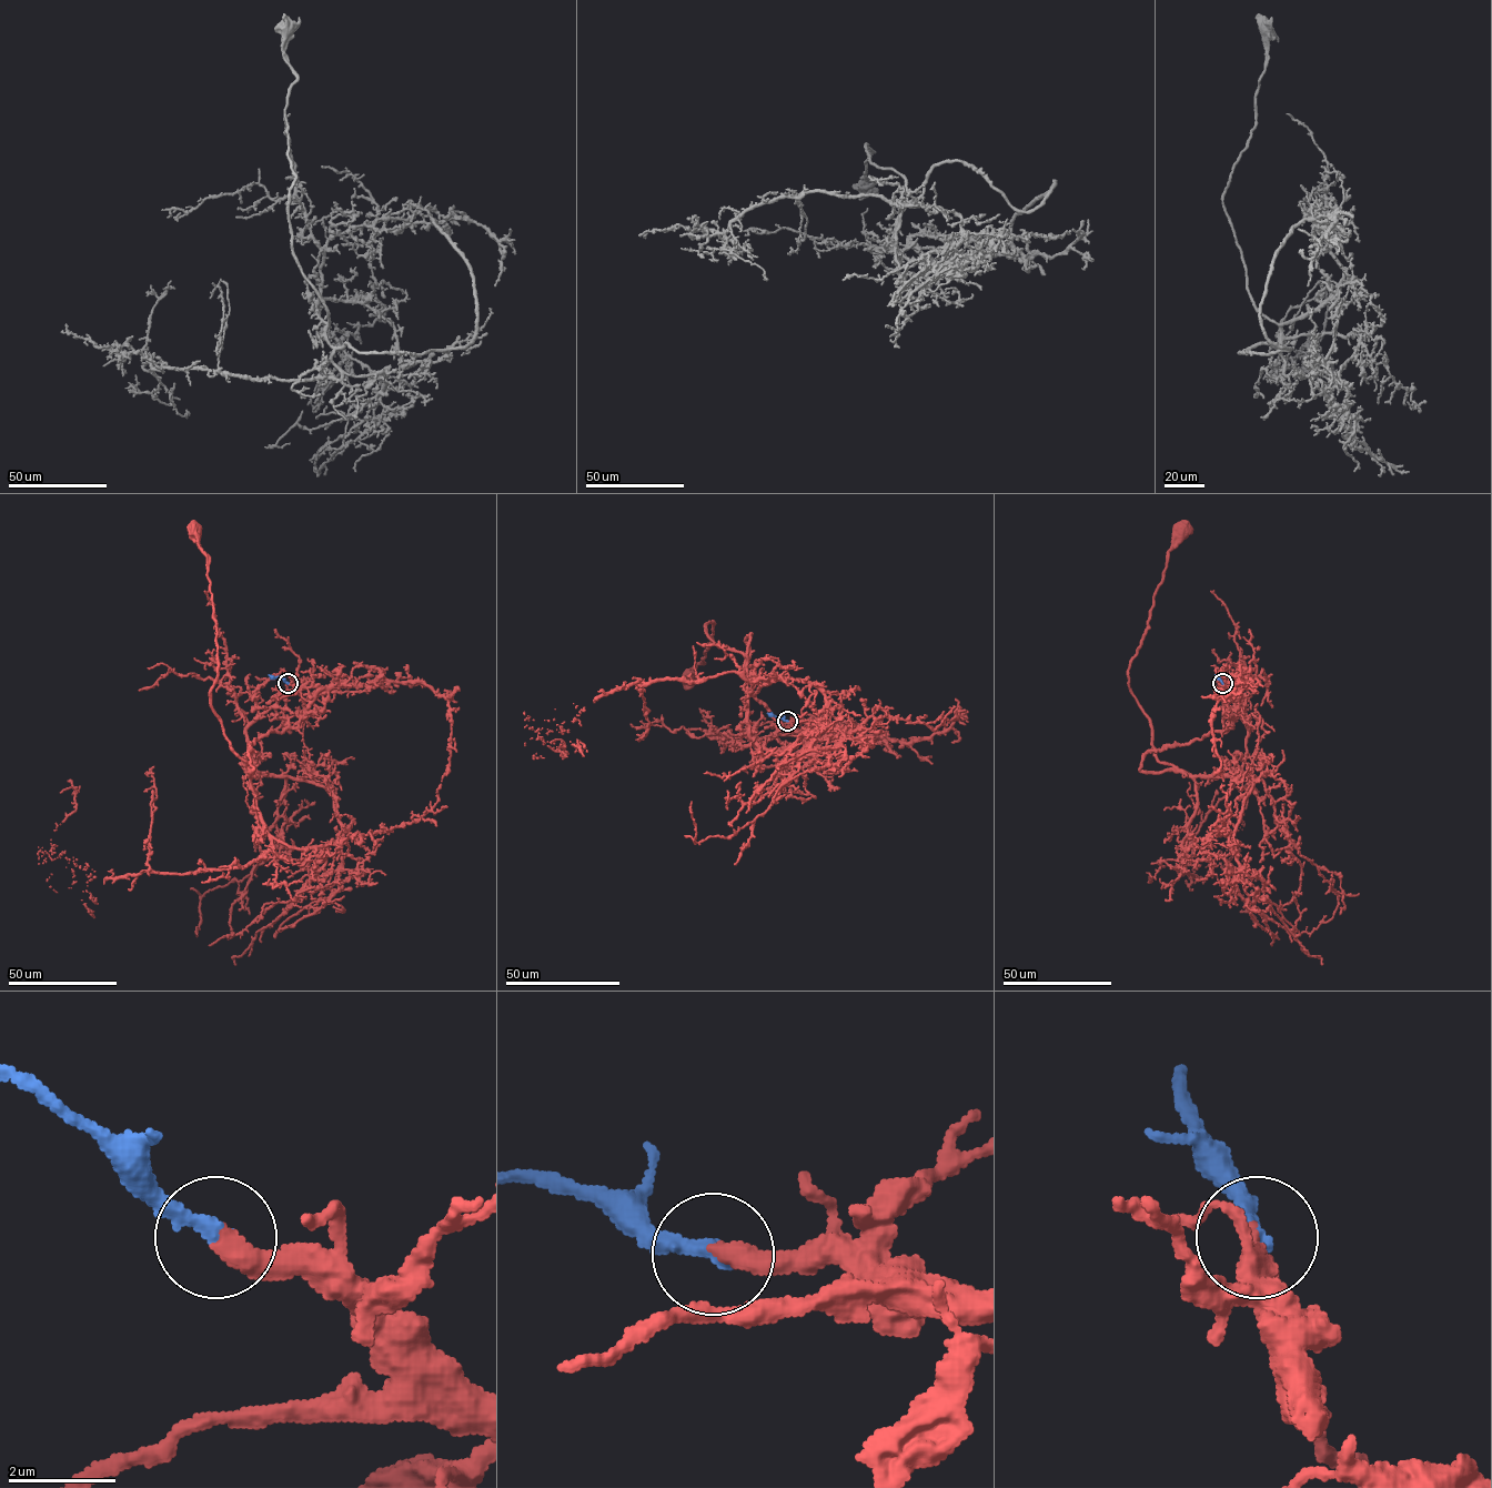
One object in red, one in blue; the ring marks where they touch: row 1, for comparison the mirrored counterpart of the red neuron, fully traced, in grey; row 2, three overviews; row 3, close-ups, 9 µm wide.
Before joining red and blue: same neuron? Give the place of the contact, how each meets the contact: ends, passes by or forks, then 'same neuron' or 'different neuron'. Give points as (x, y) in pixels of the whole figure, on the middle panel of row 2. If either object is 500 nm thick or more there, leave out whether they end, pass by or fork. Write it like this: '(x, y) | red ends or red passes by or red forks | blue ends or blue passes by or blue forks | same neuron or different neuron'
(787, 721) | red ends | blue ends | same neuron

